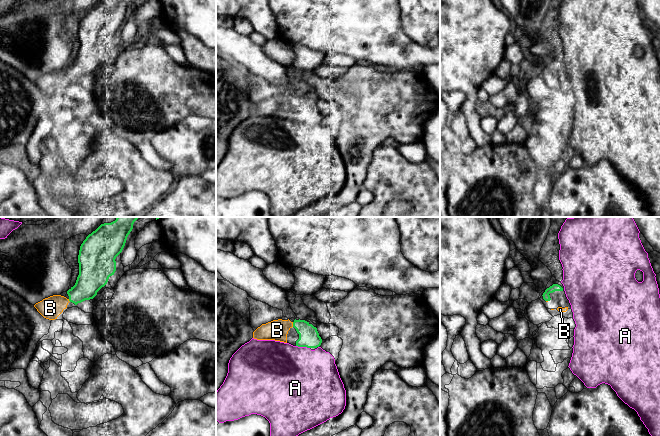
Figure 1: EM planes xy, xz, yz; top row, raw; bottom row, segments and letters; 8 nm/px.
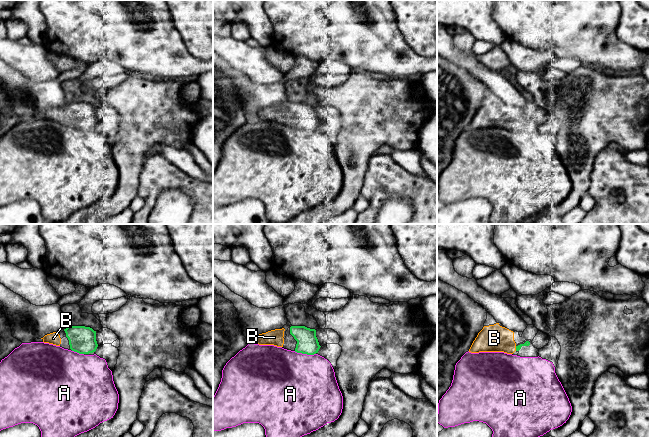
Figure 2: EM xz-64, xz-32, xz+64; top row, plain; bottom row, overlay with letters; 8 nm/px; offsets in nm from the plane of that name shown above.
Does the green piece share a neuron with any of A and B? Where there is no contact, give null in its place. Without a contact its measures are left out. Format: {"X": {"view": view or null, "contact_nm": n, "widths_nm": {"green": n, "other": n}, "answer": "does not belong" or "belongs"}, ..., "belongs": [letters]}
{"A": {"view": "xz", "contact_nm": 110, "widths_nm": {"green": 160, "other": 480}, "answer": "does not belong"}, "B": {"view": "xz", "contact_nm": 40, "widths_nm": {"green": 160, "other": 170}, "answer": "belongs"}, "belongs": ["B"]}

